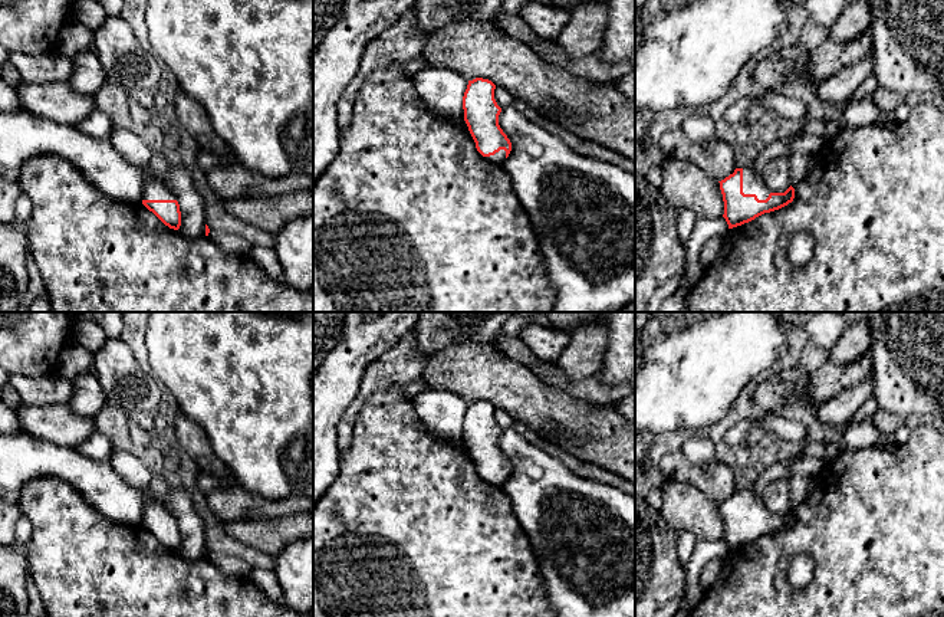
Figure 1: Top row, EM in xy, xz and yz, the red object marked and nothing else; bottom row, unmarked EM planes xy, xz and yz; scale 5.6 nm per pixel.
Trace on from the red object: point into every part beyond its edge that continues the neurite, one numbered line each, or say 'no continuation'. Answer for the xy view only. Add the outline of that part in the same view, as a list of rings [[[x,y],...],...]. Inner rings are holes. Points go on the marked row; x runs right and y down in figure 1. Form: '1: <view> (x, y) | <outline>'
1: xy (153, 190) | [[[157,178],[147,180],[142,200],[177,200],[175,194]]]

